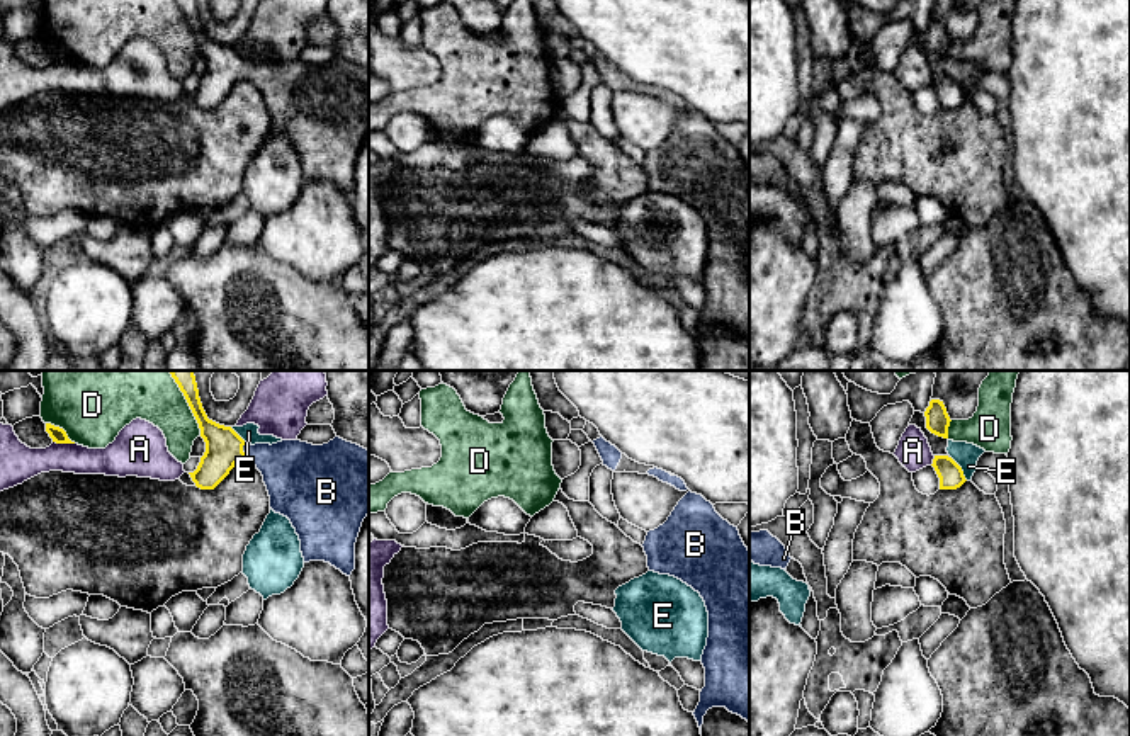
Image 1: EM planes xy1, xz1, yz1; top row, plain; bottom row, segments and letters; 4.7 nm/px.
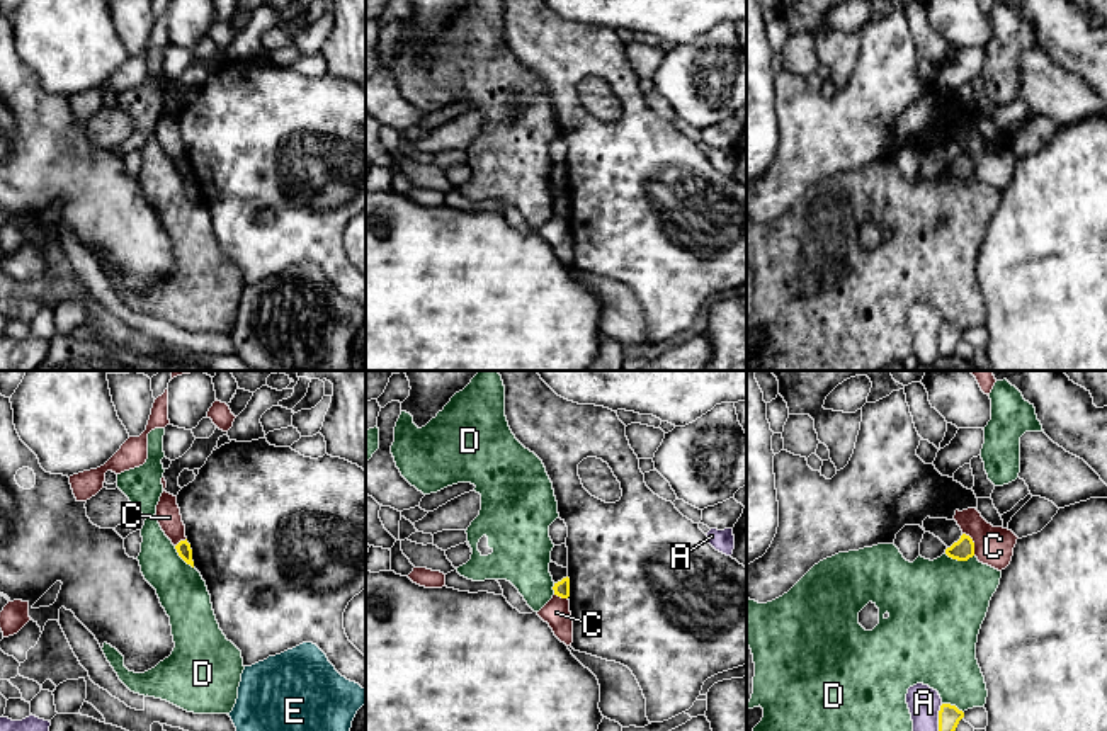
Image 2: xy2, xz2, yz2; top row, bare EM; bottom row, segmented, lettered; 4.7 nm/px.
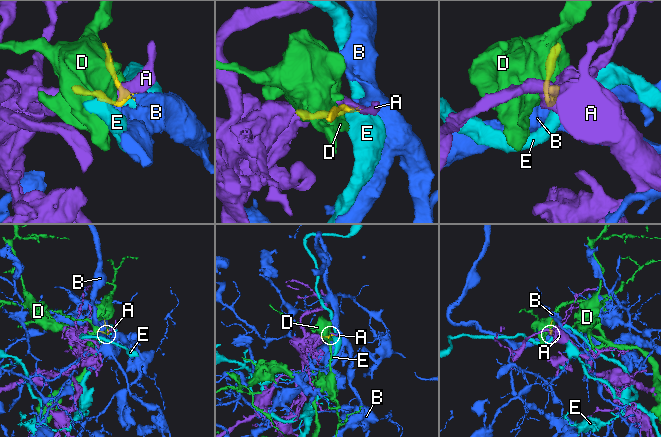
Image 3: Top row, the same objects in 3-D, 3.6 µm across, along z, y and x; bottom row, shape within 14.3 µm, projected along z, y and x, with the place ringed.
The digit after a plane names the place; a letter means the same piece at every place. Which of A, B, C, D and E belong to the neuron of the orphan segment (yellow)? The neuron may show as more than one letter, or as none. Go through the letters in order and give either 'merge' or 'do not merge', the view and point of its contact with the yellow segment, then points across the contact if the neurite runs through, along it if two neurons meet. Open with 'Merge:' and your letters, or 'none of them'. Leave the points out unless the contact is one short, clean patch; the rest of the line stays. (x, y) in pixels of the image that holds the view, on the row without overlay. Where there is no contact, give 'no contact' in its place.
Merge: B
A: do not merge; meets yellow in yz2 at (939, 339)
B: merge; meets yellow in xy1 at (242, 70); runs through xy1 (223, 65), (242, 70), (262, 73), (291, 89)
C: do not merge; meets yellow in yz2 at (973, 162); border along yz2 (963, 152), (971, 158), (975, 174)
D: do not merge; meets yellow in xy1 at (191, 28)
E: do not merge; meets yellow in yz1 at (960, 87); border along yz1 (950, 75), (967, 99)

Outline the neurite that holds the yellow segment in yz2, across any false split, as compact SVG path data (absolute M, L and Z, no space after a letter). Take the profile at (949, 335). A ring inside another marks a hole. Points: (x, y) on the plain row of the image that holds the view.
M942 323L939 330L939 354L954 355L954 350L962 337L964 332L959 330L956 325Z

